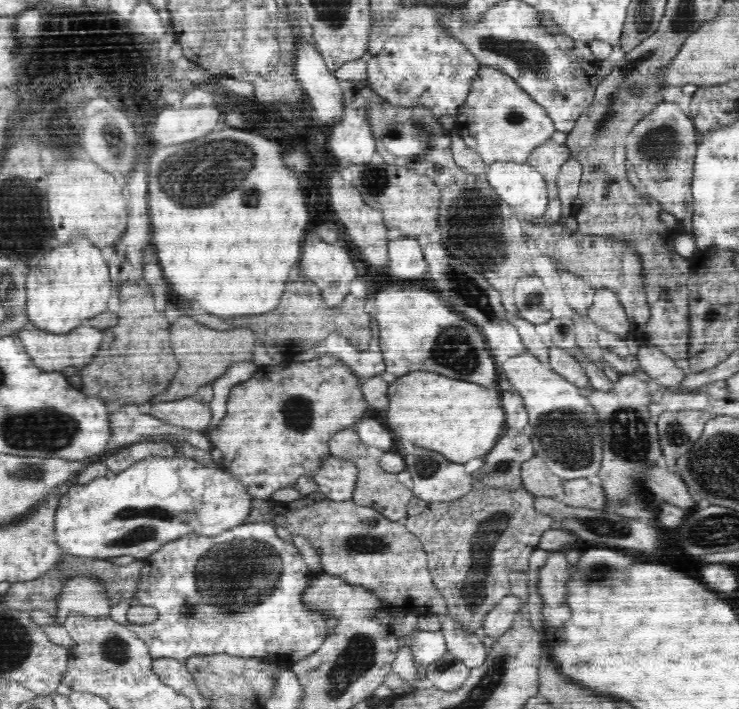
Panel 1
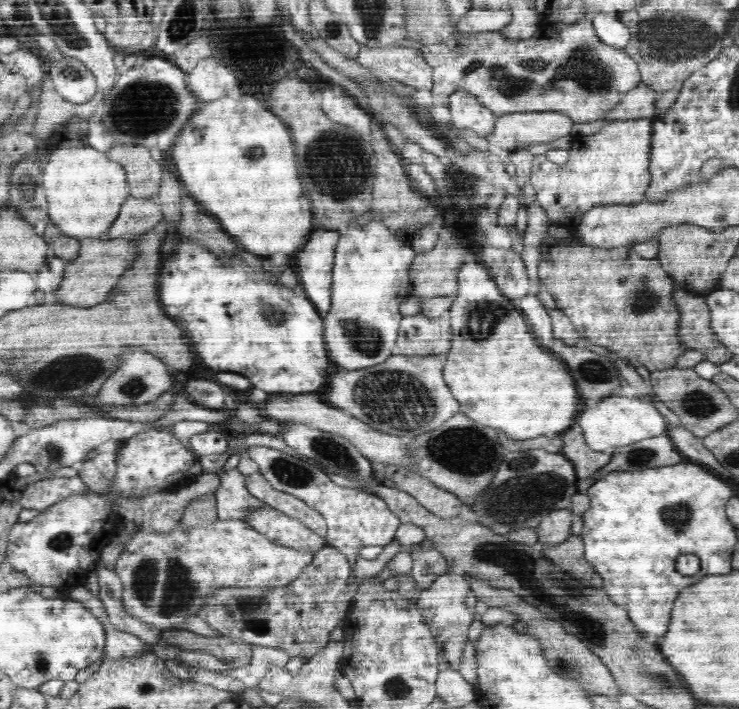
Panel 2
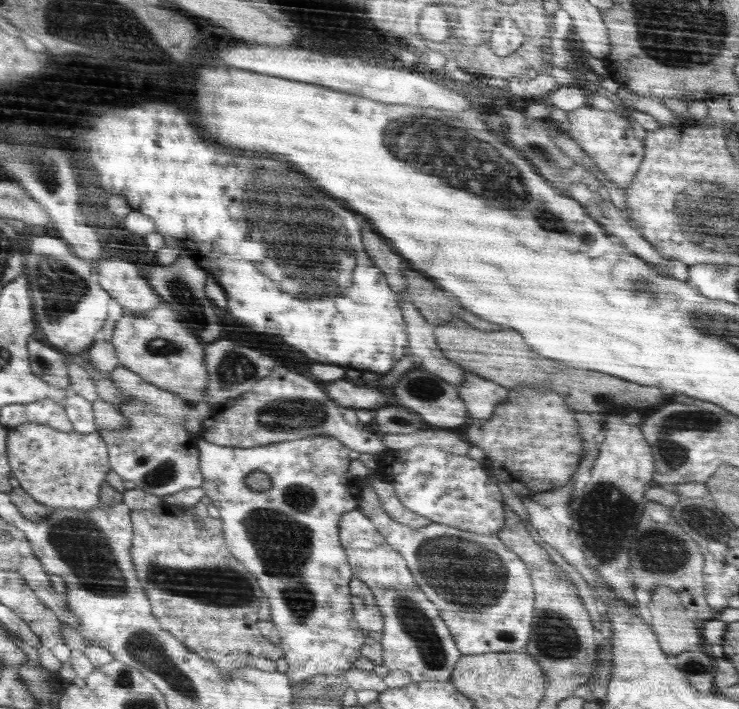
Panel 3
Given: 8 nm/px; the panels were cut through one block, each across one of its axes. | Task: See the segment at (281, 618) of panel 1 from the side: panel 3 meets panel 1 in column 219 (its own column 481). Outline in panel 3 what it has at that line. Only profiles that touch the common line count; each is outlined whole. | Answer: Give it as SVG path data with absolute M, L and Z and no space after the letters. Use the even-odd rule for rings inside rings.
M372 485L364 486L360 510L412 566L415 582L440 606L463 655L523 652L529 641L535 594L524 561L494 534L478 534L459 527L430 523L413 529L396 522L383 508Z

